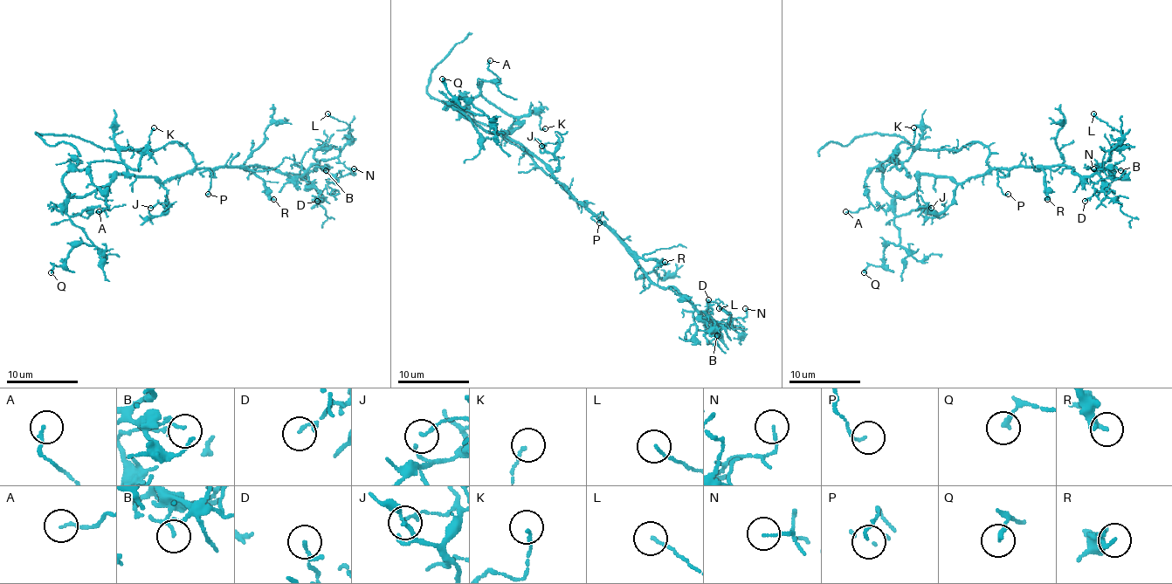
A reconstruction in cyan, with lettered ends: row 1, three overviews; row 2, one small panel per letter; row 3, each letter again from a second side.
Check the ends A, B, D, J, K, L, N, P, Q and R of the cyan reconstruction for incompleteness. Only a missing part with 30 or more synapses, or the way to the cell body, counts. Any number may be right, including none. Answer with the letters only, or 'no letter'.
no letter

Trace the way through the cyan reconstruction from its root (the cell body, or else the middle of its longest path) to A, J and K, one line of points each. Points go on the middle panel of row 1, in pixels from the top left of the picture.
A: (570, 193), (522, 146), (486, 132), (459, 110), (454, 98), (474, 98), (483, 80), (500, 82), (490, 60)
J: (570, 193), (553, 173), (558, 168), (558, 161), (554, 157), (558, 140), (545, 142), (541, 146)
K: (570, 193), (522, 146), (471, 121), (454, 98), (479, 94), (513, 116), (536, 113), (540, 128), (545, 128)

